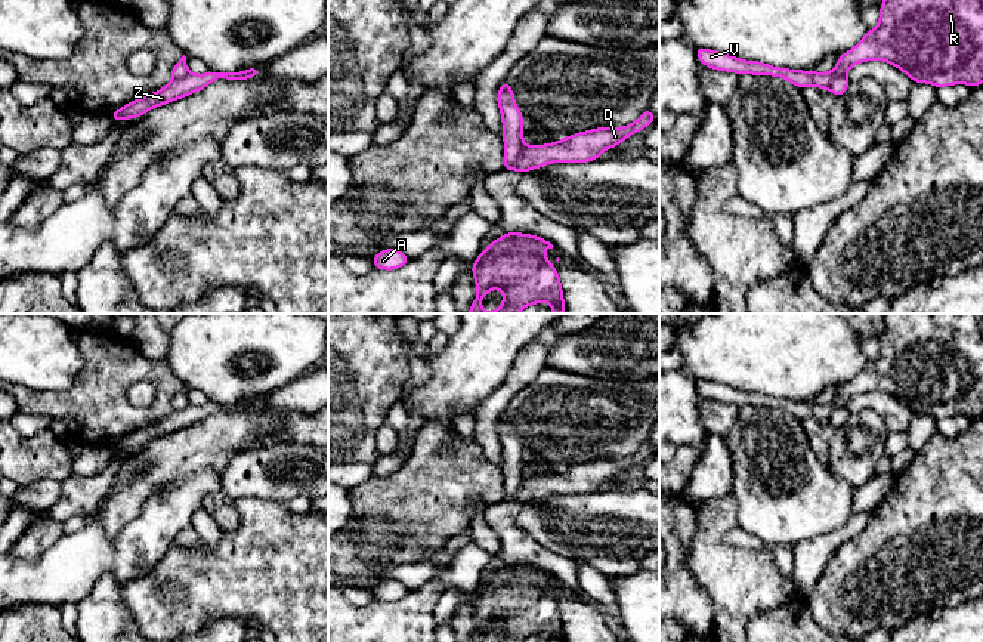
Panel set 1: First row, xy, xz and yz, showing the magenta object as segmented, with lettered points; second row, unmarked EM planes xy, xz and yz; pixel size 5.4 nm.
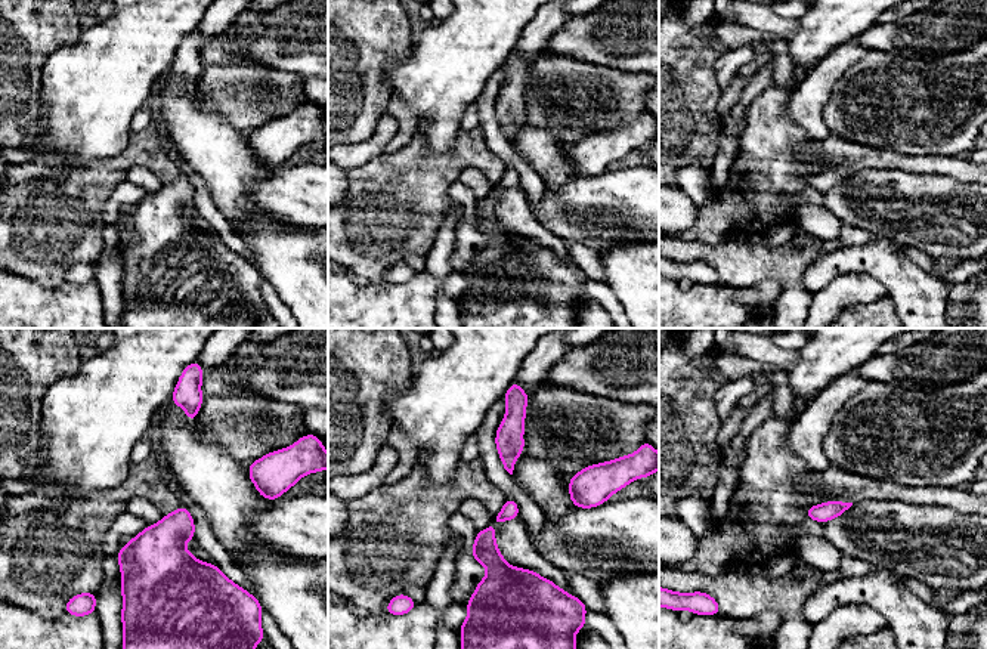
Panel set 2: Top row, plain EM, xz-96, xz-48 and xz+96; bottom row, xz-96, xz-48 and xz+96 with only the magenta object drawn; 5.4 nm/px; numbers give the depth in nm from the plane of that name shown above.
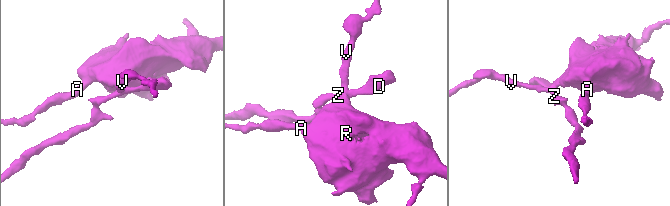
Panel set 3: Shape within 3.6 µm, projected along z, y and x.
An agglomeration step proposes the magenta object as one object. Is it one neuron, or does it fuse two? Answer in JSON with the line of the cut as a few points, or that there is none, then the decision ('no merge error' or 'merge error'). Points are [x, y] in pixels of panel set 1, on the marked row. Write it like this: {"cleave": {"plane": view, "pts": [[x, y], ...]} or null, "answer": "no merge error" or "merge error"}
{"cleave": {"plane": "xz", "pts": [[524, 148], [510, 166], [503, 166]]}, "answer": "merge error"}

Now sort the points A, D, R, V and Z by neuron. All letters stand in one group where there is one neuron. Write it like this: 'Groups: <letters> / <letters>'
Groups: A R V / D Z

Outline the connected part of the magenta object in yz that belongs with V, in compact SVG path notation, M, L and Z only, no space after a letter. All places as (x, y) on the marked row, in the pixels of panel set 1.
M884 0L880 6L880 22L874 30L868 30L865 37L848 52L837 56L838 64L829 72L800 71L779 68L758 61L744 61L724 52L710 50L695 46L698 59L708 68L754 75L782 77L797 87L814 86L829 89L831 81L838 75L846 75L848 68L880 59L902 70L915 83L931 83L936 89L964 83L976 87L983 83L983 0Z

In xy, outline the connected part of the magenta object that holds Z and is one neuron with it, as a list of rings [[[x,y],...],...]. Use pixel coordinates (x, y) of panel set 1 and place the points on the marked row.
[[[251,67],[250,70],[237,71],[237,72],[214,72],[208,71],[205,74],[192,74],[189,72],[180,80],[171,80],[166,87],[158,92],[142,96],[133,102],[126,104],[120,109],[111,112],[112,123],[118,123],[126,118],[137,118],[146,114],[149,109],[182,99],[191,93],[205,89],[210,83],[226,78],[226,80],[247,80],[254,78],[262,74],[259,67]]]

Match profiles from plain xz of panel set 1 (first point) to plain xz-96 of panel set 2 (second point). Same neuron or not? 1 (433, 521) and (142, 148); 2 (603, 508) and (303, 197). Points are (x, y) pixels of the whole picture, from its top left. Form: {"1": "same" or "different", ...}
{"1": "same", "2": "same"}

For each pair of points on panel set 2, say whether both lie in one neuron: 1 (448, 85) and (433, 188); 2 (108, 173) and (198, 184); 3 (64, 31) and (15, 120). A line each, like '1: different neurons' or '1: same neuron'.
1: different neurons
2: different neurons
3: same neuron

